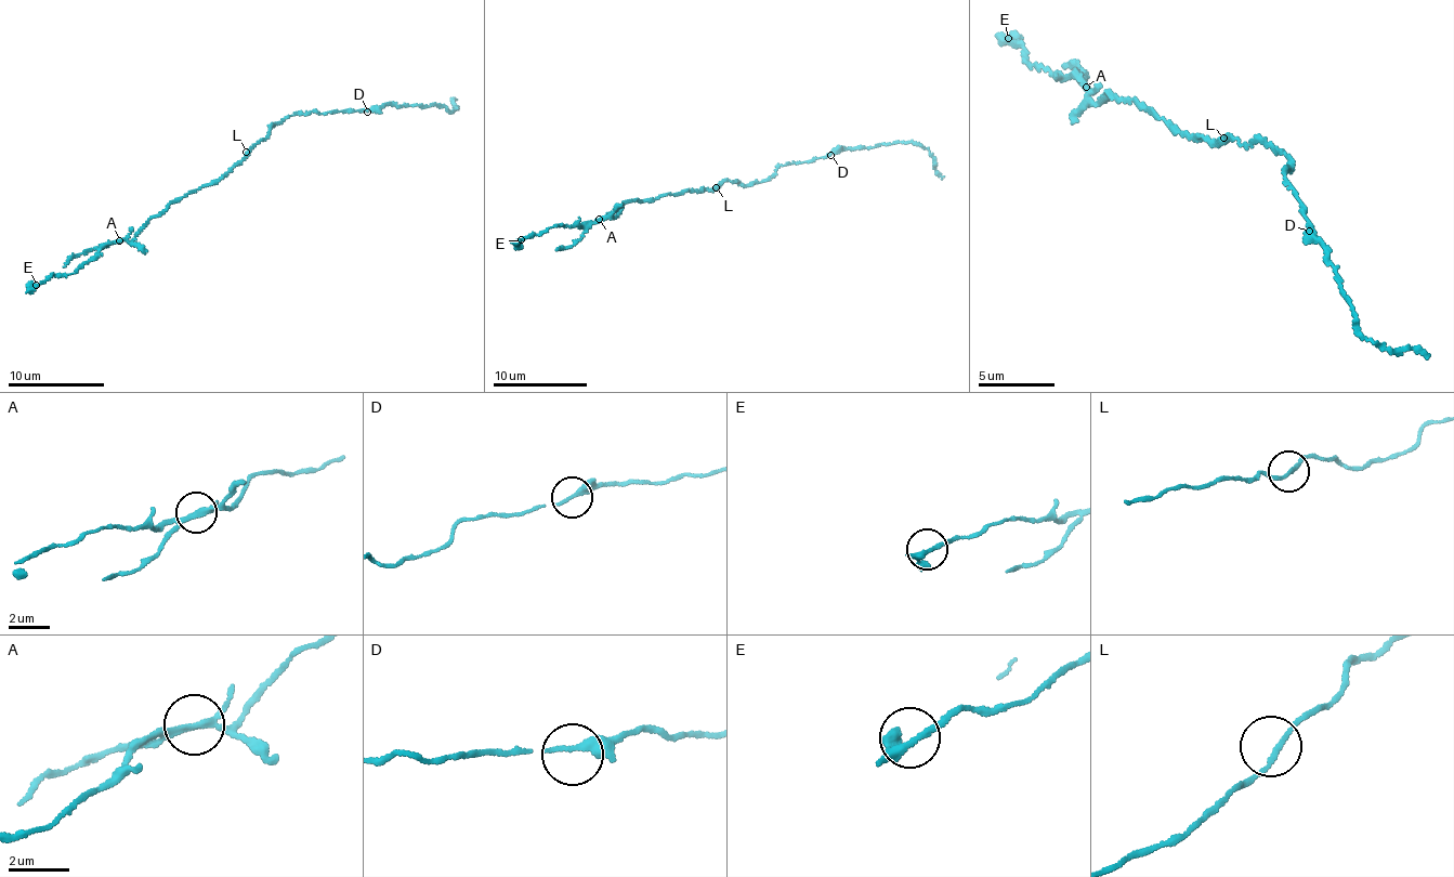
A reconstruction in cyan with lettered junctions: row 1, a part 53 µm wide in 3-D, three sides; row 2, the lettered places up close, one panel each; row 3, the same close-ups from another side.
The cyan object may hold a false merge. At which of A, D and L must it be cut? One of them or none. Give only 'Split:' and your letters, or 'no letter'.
Split: A

